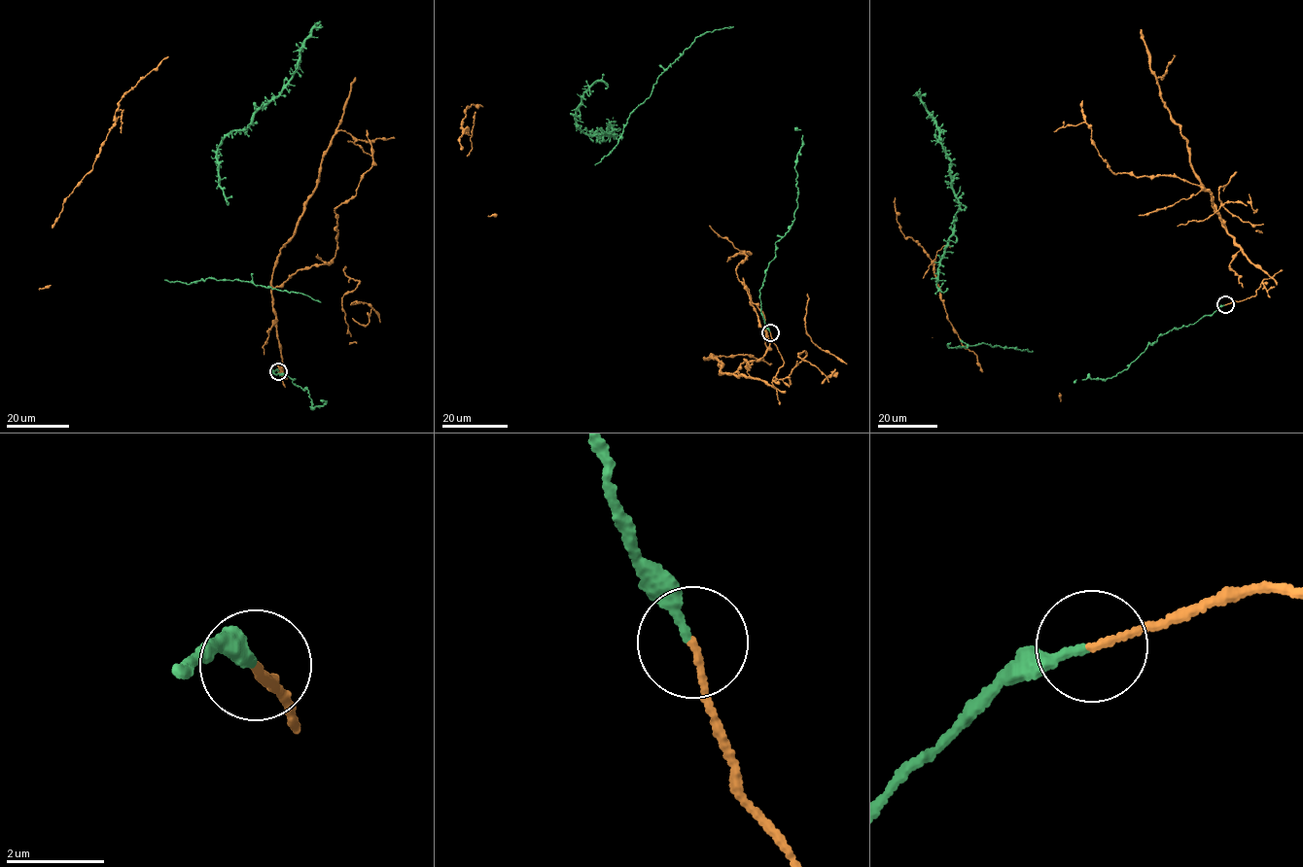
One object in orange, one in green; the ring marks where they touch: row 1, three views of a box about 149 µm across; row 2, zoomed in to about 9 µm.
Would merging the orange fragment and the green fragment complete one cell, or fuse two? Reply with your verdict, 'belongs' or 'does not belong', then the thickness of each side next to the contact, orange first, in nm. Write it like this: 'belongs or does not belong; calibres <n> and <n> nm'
does not belong; calibres 140 and 190 nm

